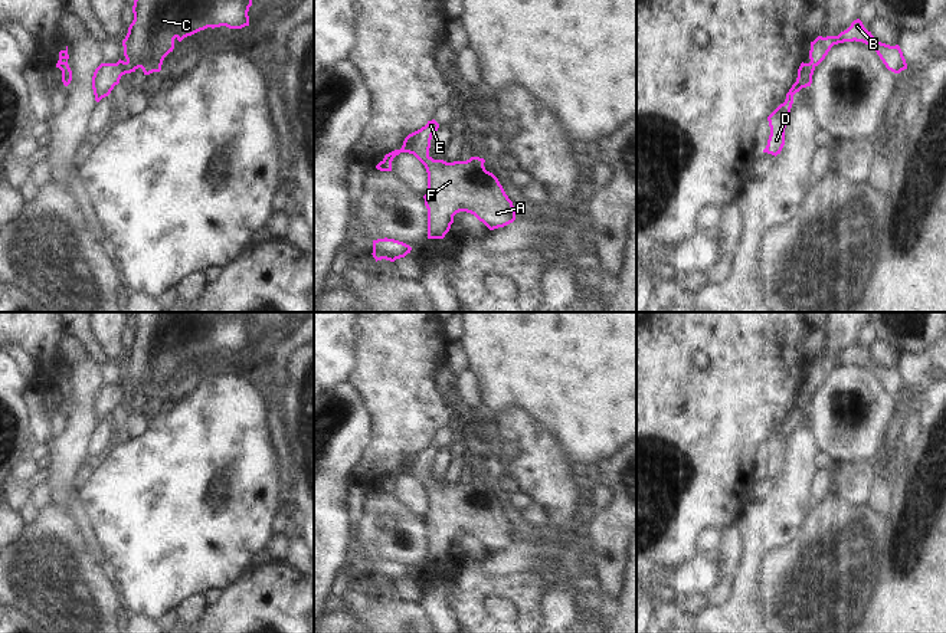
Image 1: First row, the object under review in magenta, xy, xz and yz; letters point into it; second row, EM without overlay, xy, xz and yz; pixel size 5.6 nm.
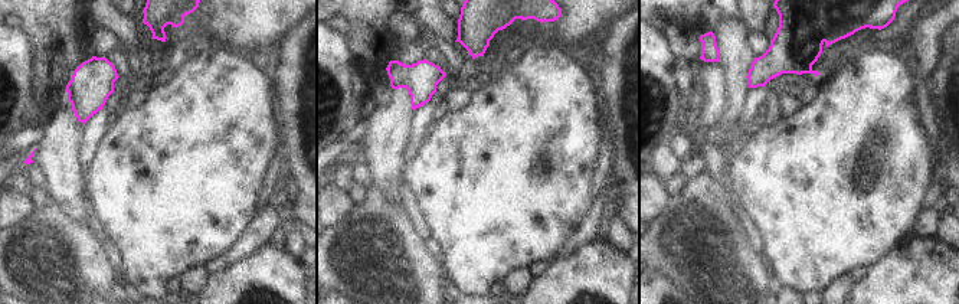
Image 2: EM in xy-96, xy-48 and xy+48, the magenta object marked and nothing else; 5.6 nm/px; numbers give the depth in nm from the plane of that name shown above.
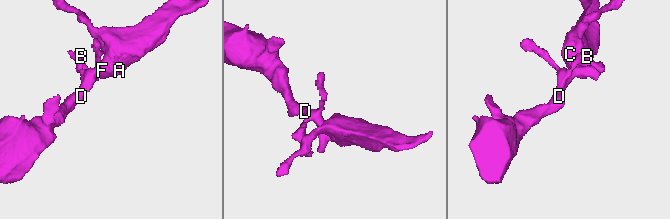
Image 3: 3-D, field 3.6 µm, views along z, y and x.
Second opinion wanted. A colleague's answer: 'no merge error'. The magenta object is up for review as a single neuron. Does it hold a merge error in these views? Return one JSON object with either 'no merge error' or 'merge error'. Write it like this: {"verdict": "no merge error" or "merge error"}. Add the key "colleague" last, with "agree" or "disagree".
{"verdict": "no merge error", "colleague": "agree"}

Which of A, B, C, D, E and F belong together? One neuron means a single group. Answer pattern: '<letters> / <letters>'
A B C D E F

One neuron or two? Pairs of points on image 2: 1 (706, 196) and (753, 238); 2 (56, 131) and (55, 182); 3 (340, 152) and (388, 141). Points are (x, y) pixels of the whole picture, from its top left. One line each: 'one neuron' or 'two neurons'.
1: two neurons
2: one neuron
3: two neurons

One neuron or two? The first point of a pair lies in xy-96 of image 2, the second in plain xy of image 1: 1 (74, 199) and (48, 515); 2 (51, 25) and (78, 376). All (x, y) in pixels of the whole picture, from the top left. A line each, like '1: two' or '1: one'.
1: two
2: two

